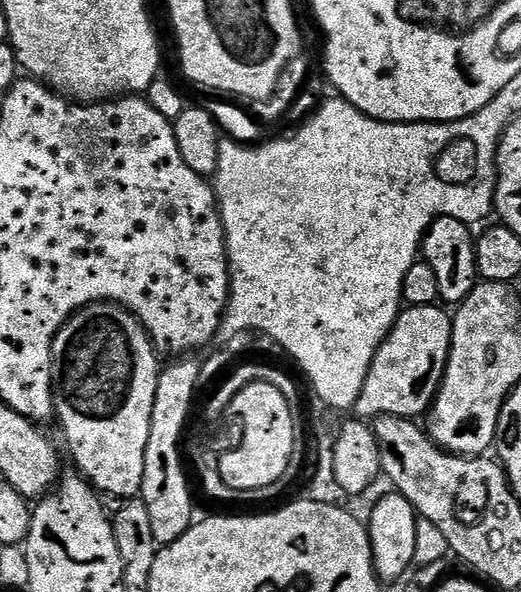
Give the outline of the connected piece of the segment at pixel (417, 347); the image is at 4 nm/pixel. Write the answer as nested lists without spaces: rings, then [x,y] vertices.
[[[423,304],[417,308],[408,306],[401,311],[392,323],[388,336],[380,343],[380,349],[374,354],[362,392],[356,400],[354,412],[357,417],[375,418],[386,415],[420,418],[428,412],[434,397],[434,384],[432,386],[428,379],[432,372],[439,373],[444,368],[451,346],[452,321],[449,313],[446,314],[443,310],[445,311],[443,307],[436,304]]]

